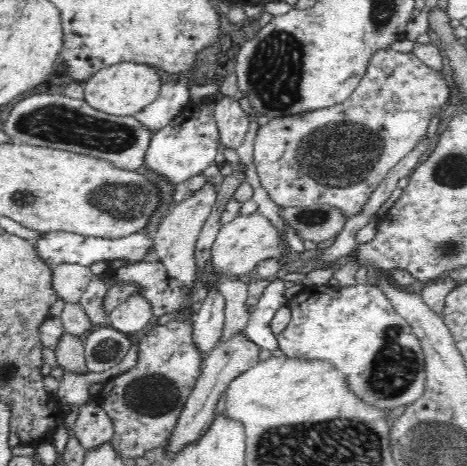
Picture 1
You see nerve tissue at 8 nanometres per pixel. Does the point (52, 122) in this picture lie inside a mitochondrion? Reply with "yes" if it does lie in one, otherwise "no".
yes

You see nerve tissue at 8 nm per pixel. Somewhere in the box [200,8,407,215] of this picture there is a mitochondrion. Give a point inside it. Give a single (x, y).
(368, 146)

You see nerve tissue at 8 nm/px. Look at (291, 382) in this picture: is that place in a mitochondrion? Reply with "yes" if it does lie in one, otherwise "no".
no

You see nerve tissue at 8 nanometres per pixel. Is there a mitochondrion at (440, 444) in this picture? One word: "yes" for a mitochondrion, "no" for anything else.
yes

